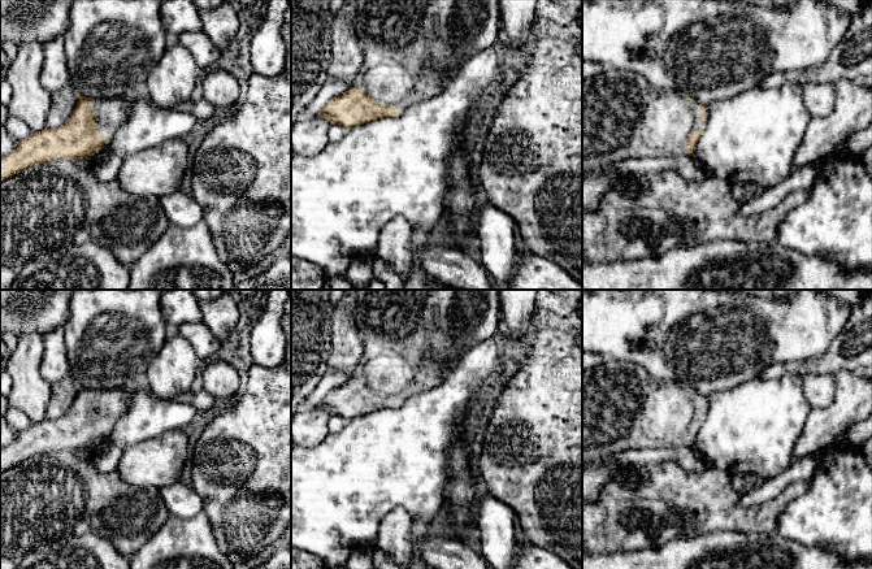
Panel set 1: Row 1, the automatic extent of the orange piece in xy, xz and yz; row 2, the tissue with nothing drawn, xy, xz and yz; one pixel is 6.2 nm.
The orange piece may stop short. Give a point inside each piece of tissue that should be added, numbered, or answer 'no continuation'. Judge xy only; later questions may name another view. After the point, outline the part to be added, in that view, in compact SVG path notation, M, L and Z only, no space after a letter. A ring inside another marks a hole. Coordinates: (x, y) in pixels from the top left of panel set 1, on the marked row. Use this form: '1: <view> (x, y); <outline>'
1: xy (112, 112); M133 95L94 99L92 112L97 116L97 131L112 140L118 127L127 118L129 108L133 103Z

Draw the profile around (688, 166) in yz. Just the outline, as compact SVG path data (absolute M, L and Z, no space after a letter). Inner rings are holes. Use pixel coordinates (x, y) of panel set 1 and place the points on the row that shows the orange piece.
M681 153L673 156L654 156L629 158L611 166L603 168L606 171L616 171L620 174L647 174L651 171L673 170L685 179L704 181L713 175L695 156L684 156Z

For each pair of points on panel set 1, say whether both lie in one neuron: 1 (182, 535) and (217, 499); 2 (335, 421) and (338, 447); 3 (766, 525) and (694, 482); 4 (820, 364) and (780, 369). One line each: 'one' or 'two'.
1: two
2: two
3: one
4: one

